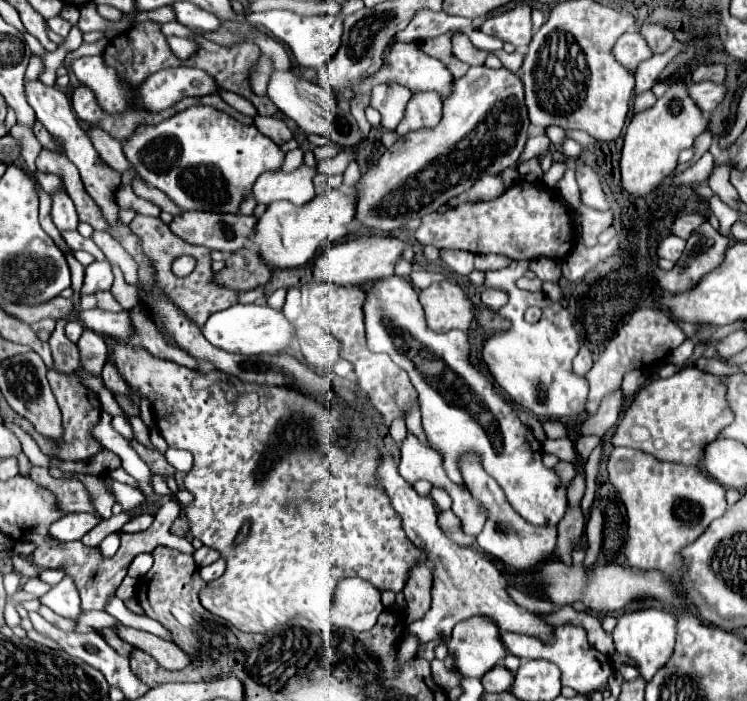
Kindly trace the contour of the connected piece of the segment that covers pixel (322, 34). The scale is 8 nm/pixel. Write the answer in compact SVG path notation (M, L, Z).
M269 10L269 12L257 12L249 14L247 20L253 26L263 26L267 32L271 32L275 38L283 40L291 50L295 60L305 68L321 70L327 66L331 56L341 46L341 34L343 34L343 16L297 16L289 10Z

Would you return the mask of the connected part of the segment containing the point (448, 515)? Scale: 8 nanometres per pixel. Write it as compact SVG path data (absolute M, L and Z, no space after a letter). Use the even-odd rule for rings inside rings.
M445 510L445 512L439 514L439 524L441 524L441 528L445 528L449 538L457 540L457 544L465 544L465 546L473 546L475 544L475 536L469 536L469 534L463 532L461 520L451 510Z

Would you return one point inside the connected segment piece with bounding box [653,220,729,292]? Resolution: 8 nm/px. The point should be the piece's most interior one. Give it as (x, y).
(705, 248)

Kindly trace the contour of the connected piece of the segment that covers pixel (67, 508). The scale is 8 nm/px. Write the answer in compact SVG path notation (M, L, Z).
M33 466L29 476L39 486L45 486L47 490L51 490L57 496L59 508L65 514L69 514L69 512L91 512L93 516L99 516L99 512L91 504L91 496L87 492L87 488L81 484L81 480L77 480L77 478L69 478L69 480L61 478L59 480L59 478L53 478L47 468L39 468L39 466Z

